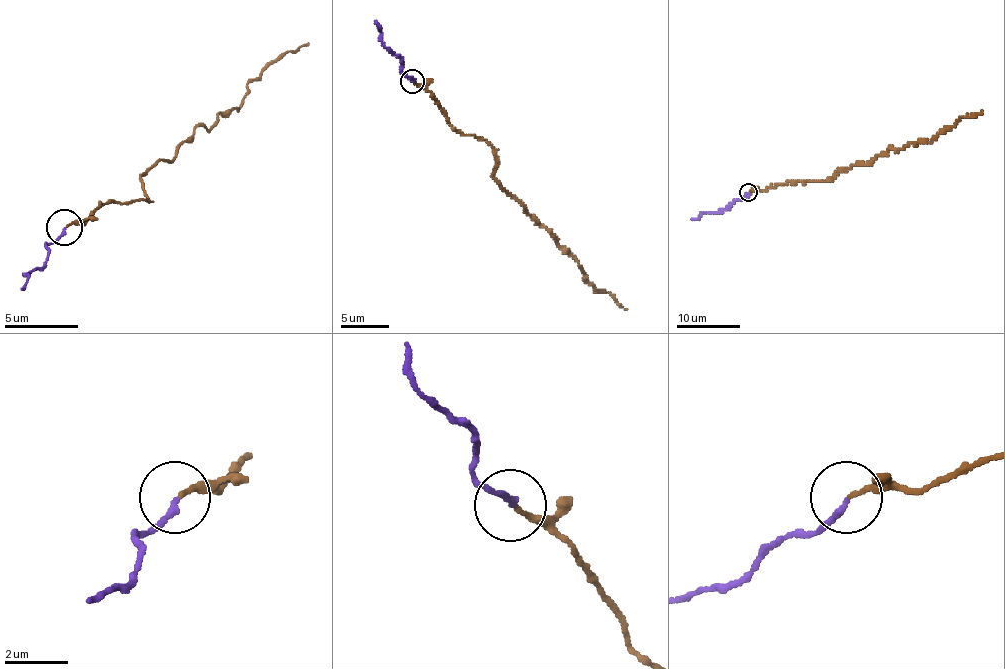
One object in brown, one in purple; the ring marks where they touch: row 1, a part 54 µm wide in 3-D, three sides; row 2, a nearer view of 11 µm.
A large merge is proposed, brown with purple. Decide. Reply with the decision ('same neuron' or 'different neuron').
same neuron

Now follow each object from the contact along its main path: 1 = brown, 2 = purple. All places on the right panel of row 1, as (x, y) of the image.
1: (748, 193), (788, 181), (823, 181), (837, 172), (867, 164), (891, 148), (928, 142), (964, 116), (980, 111)
2: (748, 193), (723, 210), (703, 213), (692, 220)

